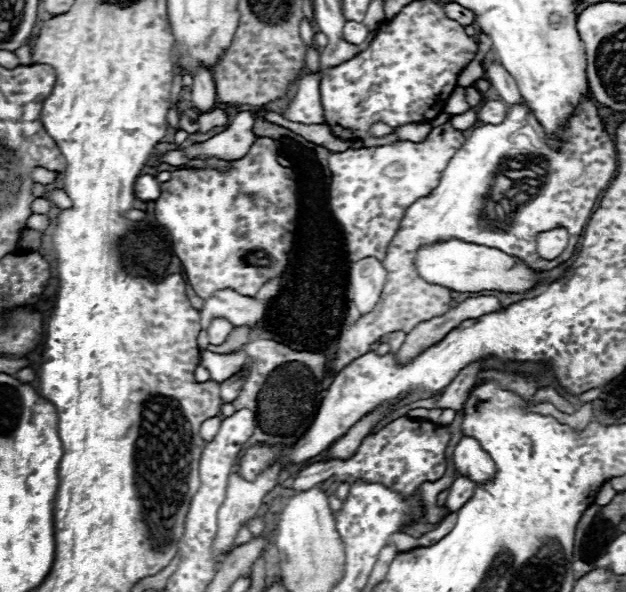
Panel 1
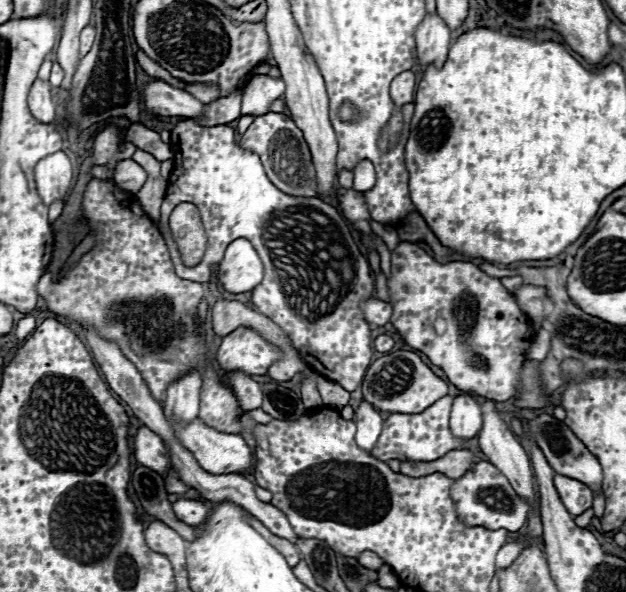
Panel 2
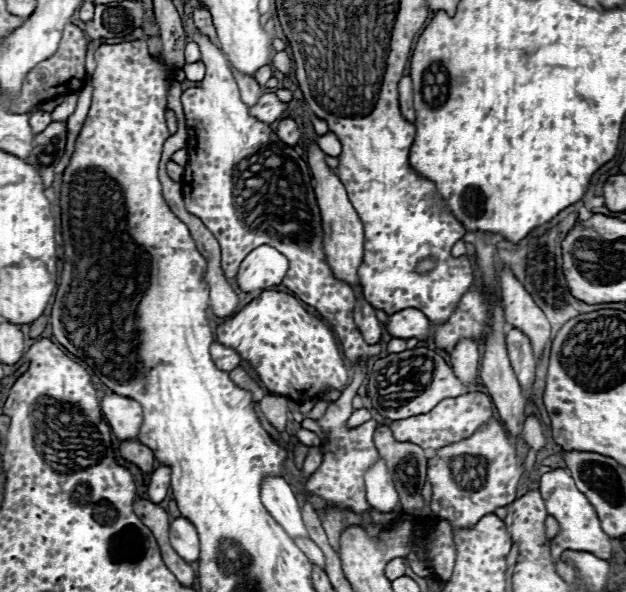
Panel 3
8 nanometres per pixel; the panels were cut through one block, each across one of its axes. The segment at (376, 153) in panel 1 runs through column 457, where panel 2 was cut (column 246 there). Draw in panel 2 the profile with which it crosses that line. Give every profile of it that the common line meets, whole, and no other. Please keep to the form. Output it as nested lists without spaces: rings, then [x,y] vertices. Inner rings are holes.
[[[276,112],[258,116],[240,138],[240,146],[260,156],[268,180],[272,180],[272,184],[276,184],[276,188],[280,188],[282,192],[288,192],[288,196],[304,196],[304,198],[318,196],[318,180],[316,180],[312,156],[302,136],[302,130],[294,124],[292,118]]]

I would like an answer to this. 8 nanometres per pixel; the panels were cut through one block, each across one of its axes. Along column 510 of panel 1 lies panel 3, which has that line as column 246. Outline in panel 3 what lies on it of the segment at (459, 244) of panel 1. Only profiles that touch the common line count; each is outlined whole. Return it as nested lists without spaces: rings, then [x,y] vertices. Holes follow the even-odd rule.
[[[262,244],[244,258],[236,280],[242,292],[254,292],[282,284],[286,272],[288,260],[276,248]]]

